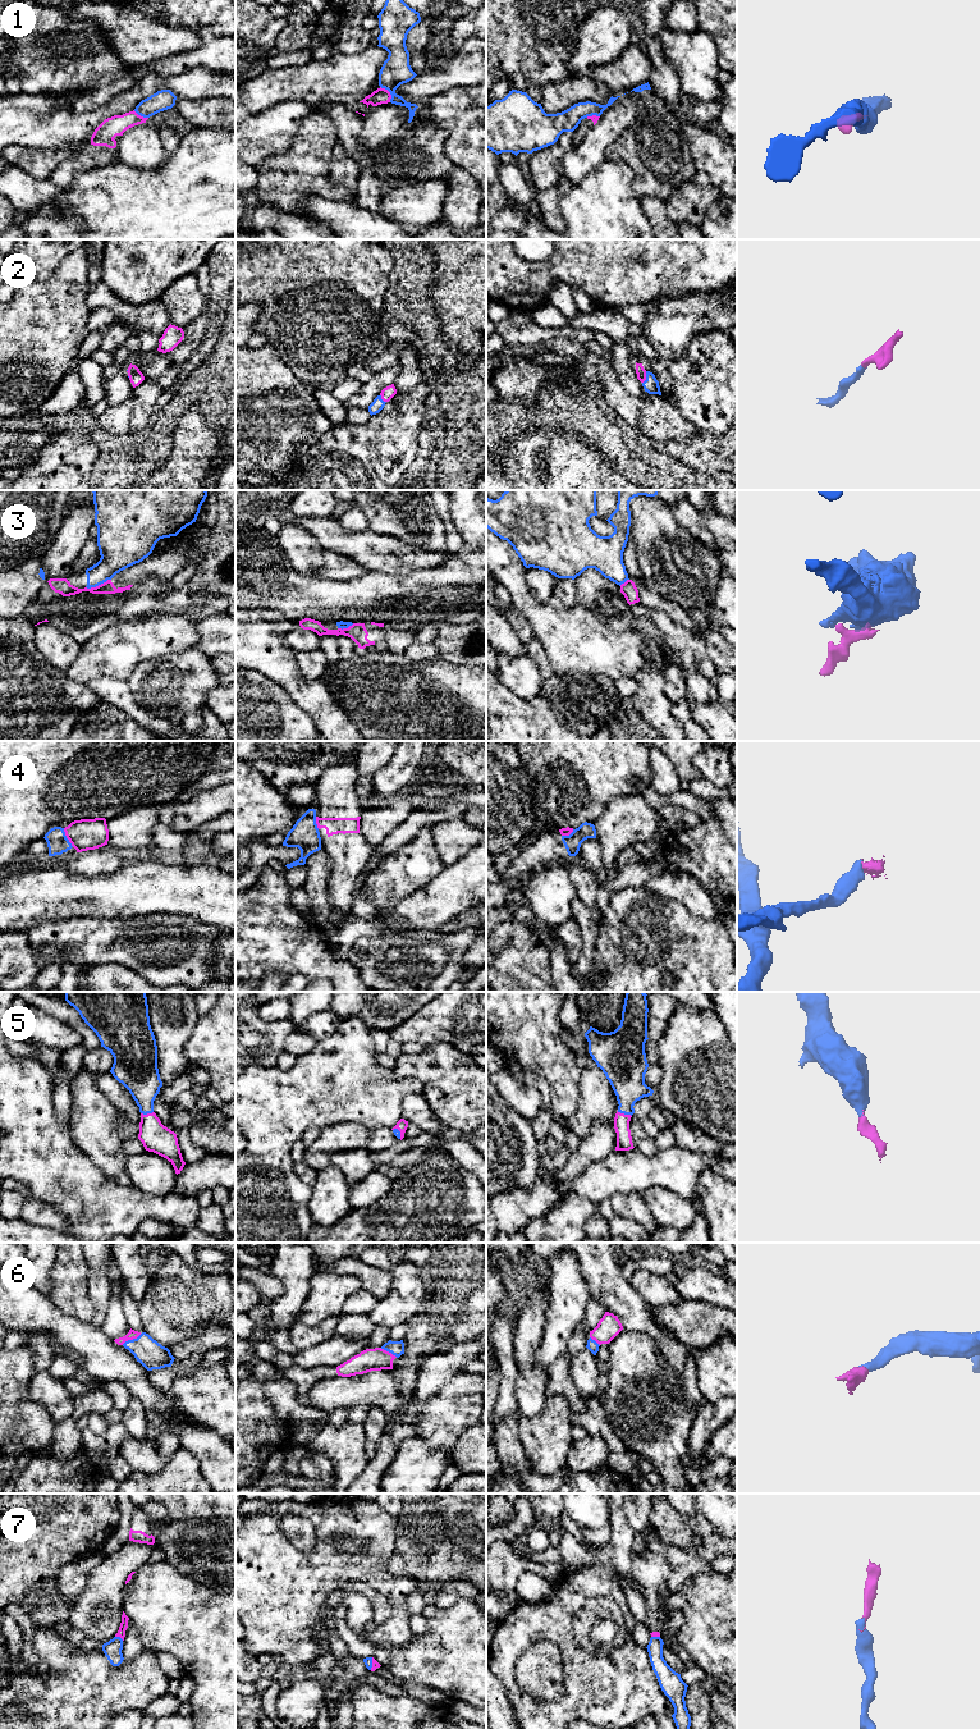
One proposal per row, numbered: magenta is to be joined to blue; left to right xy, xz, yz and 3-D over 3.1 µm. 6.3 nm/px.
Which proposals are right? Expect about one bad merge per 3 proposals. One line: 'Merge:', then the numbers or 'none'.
Merge: 2, 5, 6, 7

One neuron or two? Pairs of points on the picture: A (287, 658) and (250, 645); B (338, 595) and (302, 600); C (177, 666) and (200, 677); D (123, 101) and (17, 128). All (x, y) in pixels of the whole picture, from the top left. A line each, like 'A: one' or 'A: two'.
A: one
B: one
C: one
D: one

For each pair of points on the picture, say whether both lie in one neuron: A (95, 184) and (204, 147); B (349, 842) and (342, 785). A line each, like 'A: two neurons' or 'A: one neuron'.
A: one neuron
B: one neuron

